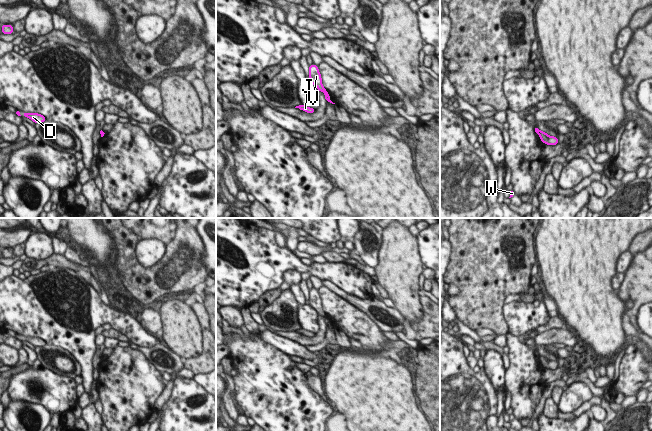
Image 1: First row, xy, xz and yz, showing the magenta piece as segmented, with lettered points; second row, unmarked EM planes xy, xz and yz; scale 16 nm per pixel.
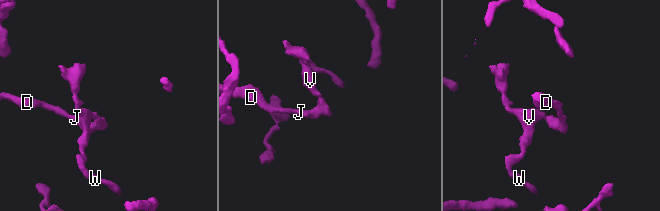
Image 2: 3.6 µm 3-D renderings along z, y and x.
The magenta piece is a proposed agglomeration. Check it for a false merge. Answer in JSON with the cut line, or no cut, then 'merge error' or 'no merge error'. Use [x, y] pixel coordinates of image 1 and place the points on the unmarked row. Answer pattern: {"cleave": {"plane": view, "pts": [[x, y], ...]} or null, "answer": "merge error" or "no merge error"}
{"cleave": {"plane": "yz", "pts": [[540, 355], [538, 358]]}, "answer": "merge error"}

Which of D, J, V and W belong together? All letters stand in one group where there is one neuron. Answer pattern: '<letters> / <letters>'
D J / V W

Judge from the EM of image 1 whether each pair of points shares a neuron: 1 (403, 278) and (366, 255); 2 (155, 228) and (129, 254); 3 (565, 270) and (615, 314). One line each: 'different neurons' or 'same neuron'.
1: different neurons
2: different neurons
3: same neuron

